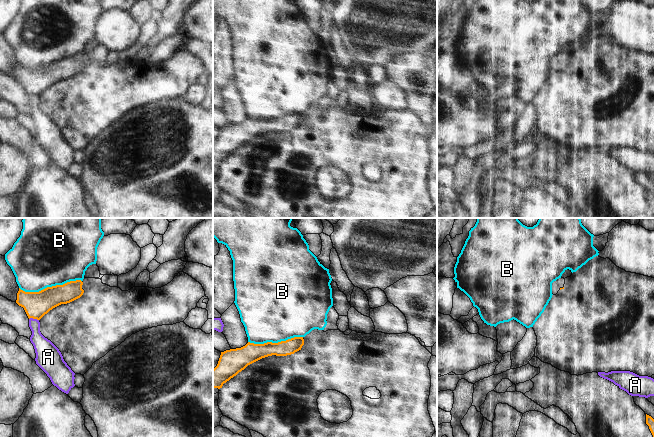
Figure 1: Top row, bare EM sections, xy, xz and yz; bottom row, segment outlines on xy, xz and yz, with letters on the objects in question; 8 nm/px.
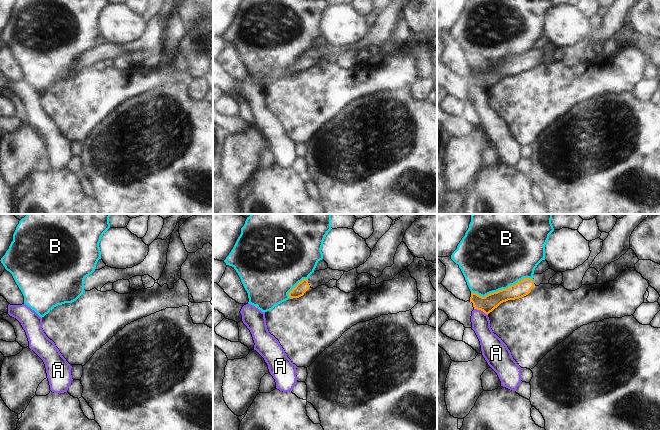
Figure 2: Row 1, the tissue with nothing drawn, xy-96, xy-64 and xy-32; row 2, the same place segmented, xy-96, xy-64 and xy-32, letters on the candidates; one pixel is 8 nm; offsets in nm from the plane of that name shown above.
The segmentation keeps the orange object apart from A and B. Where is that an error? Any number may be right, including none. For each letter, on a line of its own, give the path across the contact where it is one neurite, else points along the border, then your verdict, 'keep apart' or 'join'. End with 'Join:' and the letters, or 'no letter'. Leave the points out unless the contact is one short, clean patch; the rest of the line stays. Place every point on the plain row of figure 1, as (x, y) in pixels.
A: border along xy (29, 94), (38, 96); keep apart
B: keep apart
Join: no letter

